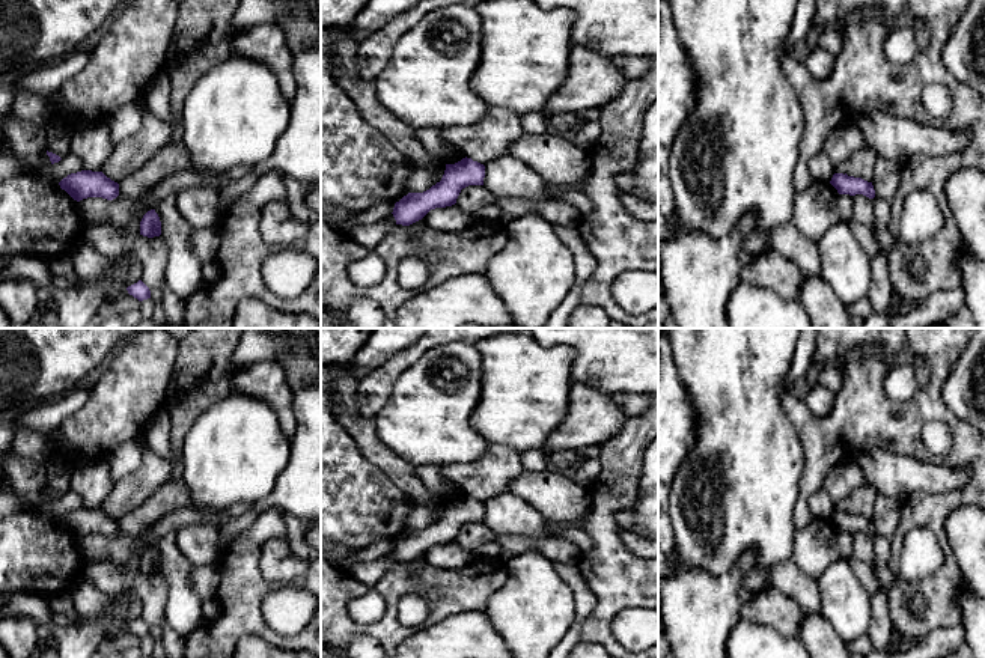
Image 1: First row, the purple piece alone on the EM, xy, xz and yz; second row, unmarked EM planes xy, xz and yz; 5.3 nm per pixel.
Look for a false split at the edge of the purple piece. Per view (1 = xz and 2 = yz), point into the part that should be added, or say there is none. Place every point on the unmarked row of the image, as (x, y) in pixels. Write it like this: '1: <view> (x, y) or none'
1: none
2: none

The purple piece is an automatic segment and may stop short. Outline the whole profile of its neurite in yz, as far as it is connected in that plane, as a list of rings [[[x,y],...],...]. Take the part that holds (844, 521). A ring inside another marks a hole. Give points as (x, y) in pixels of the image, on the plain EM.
[[[834,510],[830,521],[837,527],[839,532],[863,532],[869,536],[875,535],[872,519],[868,519],[861,515],[848,513],[846,510]]]

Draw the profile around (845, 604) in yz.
[[[846,560],[828,566],[816,580],[819,614],[848,644],[865,635],[871,623],[871,595],[861,587]]]

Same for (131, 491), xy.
[[[149,446],[145,447],[142,465],[113,485],[101,509],[114,519],[142,506],[172,473],[172,465]]]

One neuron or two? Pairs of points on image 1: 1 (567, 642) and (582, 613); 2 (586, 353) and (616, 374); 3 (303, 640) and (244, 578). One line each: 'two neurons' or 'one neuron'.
1: one neuron
2: one neuron
3: one neuron

